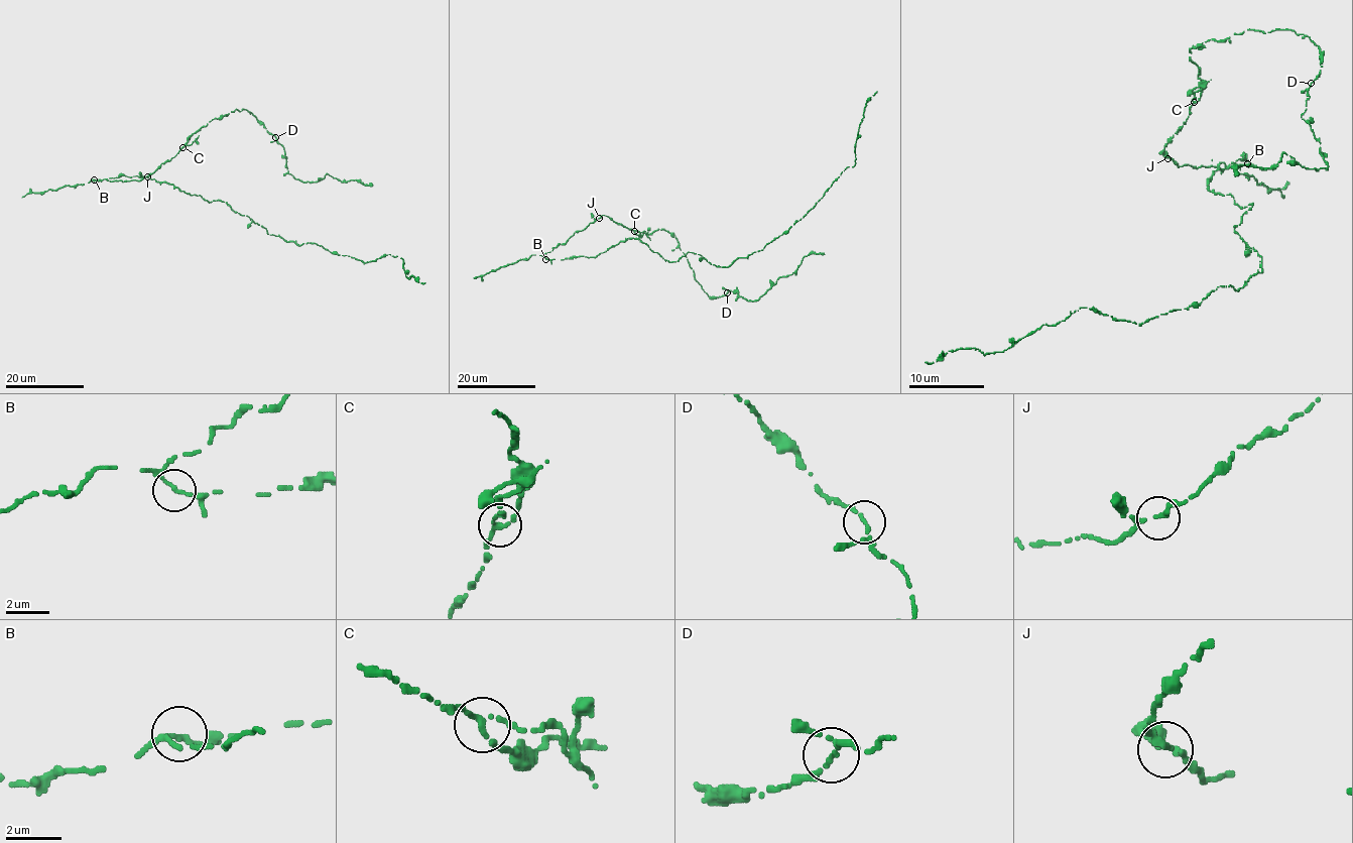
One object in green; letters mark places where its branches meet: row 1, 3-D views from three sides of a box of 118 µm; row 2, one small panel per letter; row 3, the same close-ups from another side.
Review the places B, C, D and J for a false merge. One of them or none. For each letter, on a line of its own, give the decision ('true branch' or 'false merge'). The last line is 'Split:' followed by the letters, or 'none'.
B: true branch
C: true branch
D: true branch
J: true branch
Split: none

